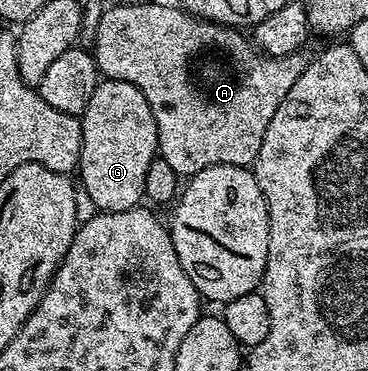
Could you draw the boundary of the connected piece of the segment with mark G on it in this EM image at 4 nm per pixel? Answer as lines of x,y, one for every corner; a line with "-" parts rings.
100,80
81,118
83,146
78,180
89,191
96,210
104,213
129,211
144,200
145,171
157,156
159,132
151,105
128,81

